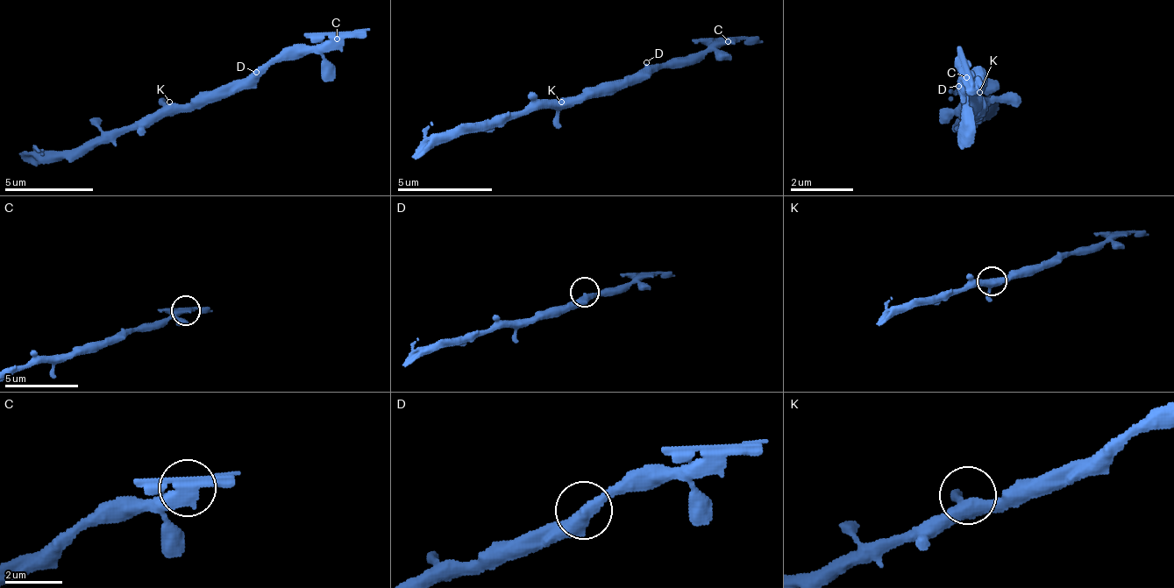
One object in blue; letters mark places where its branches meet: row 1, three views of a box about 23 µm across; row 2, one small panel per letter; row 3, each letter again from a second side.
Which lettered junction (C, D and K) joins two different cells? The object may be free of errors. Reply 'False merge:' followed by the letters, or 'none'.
False merge: C

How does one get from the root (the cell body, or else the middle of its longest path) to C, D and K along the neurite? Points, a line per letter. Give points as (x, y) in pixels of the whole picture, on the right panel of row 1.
C: (978, 118), (971, 111), (972, 116), (978, 88), (971, 84), (976, 97), (965, 84), (968, 75)
D: (978, 118), (979, 122), (983, 109), (984, 113), (978, 108), (979, 99), (958, 86)
K: (978, 118), (972, 102), (979, 92)

